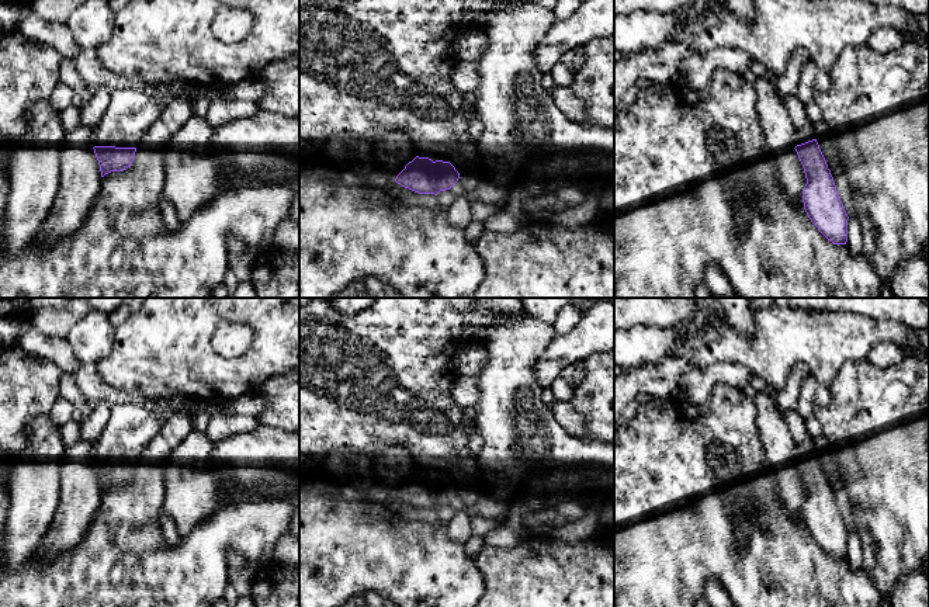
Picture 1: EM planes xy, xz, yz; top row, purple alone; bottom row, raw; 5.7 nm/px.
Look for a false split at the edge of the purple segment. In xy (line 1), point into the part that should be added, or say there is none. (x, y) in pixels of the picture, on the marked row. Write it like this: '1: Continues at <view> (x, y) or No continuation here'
1: Continues at xy (130, 113)

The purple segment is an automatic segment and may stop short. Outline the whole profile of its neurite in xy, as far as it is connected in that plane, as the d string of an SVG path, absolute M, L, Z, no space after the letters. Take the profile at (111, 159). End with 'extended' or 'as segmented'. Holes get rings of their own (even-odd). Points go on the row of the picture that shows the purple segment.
M136 89L110 93L110 103L94 129L94 153L101 177L132 166L146 129L162 115L159 101Z; extended

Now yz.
M811 121L795 129L794 148L804 167L807 184L803 190L804 209L818 230L833 244L847 242L847 214L836 191L826 160L817 142Z; extended

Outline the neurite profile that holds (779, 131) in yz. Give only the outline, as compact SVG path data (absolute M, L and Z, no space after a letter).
M763 77L753 83L758 94L756 108L769 155L774 159L777 177L784 192L804 209L803 190L807 184L804 167L795 152L795 126L779 98L776 87Z

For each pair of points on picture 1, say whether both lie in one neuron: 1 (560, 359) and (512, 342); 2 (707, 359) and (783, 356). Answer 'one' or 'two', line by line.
1: two
2: one

